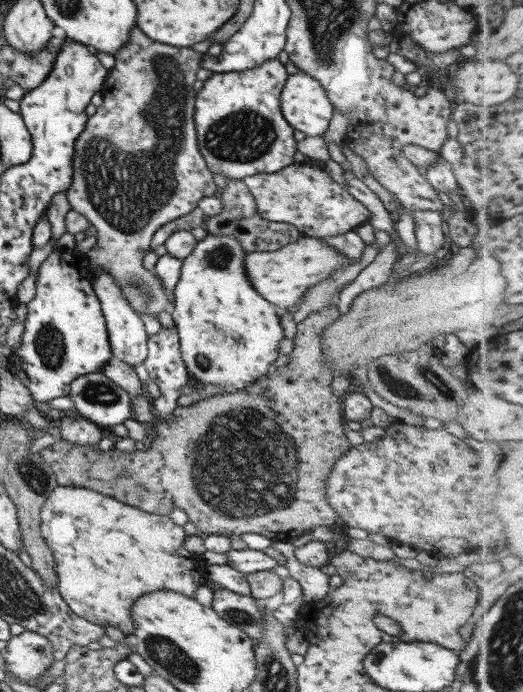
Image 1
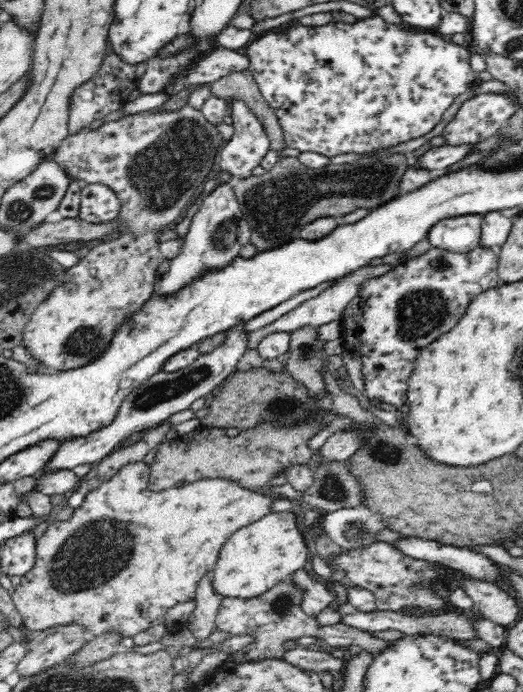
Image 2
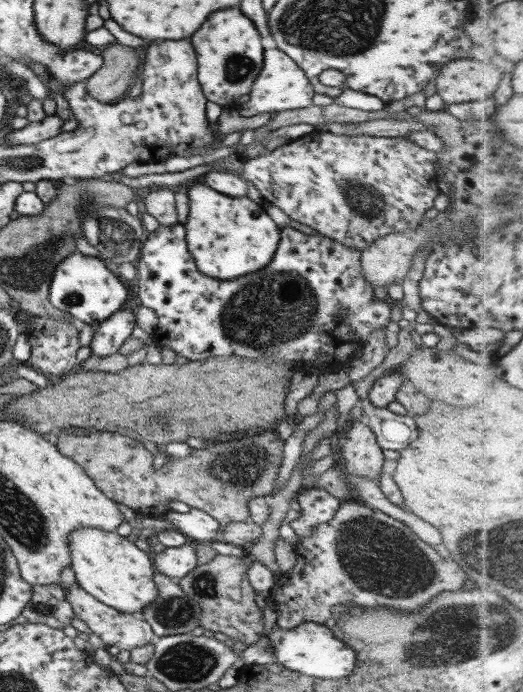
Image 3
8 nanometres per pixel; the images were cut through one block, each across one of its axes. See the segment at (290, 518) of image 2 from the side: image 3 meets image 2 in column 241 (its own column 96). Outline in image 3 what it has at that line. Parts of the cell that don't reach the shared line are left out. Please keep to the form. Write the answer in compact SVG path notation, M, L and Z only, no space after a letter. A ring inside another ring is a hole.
M100 528L74 530L68 539L77 584L100 602L124 614L141 616L144 608L158 598L158 587L154 583L157 572L152 553L141 550L116 532L106 532Z

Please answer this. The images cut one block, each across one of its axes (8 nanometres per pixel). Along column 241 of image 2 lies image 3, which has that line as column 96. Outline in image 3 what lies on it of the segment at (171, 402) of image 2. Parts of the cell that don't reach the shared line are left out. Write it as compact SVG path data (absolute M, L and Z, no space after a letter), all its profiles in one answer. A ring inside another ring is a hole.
M122 308L94 330L91 356L104 359L119 353L122 344L132 335L136 318L130 308Z

